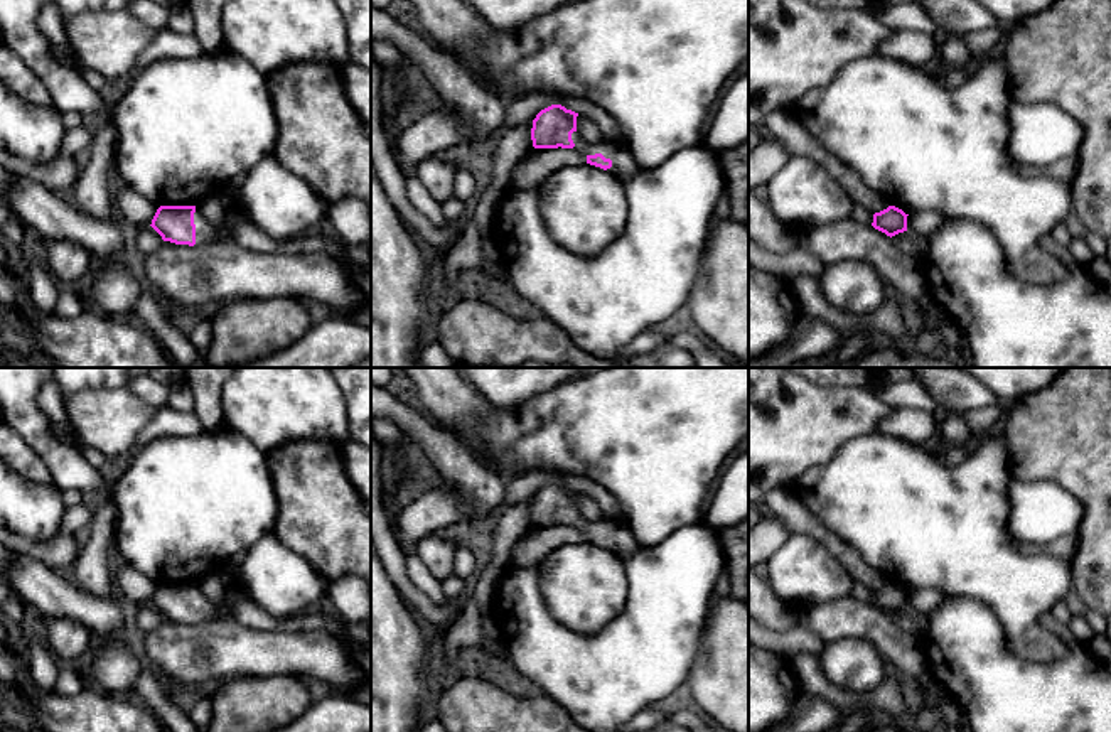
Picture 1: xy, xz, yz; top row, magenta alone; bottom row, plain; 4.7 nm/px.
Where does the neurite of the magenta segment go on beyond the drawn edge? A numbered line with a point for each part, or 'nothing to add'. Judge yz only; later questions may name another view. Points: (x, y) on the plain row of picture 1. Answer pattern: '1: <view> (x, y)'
nothing to add

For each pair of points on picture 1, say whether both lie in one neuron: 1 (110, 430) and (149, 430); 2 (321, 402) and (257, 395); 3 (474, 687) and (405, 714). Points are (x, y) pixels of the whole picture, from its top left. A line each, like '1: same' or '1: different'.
1: different
2: same
3: different

